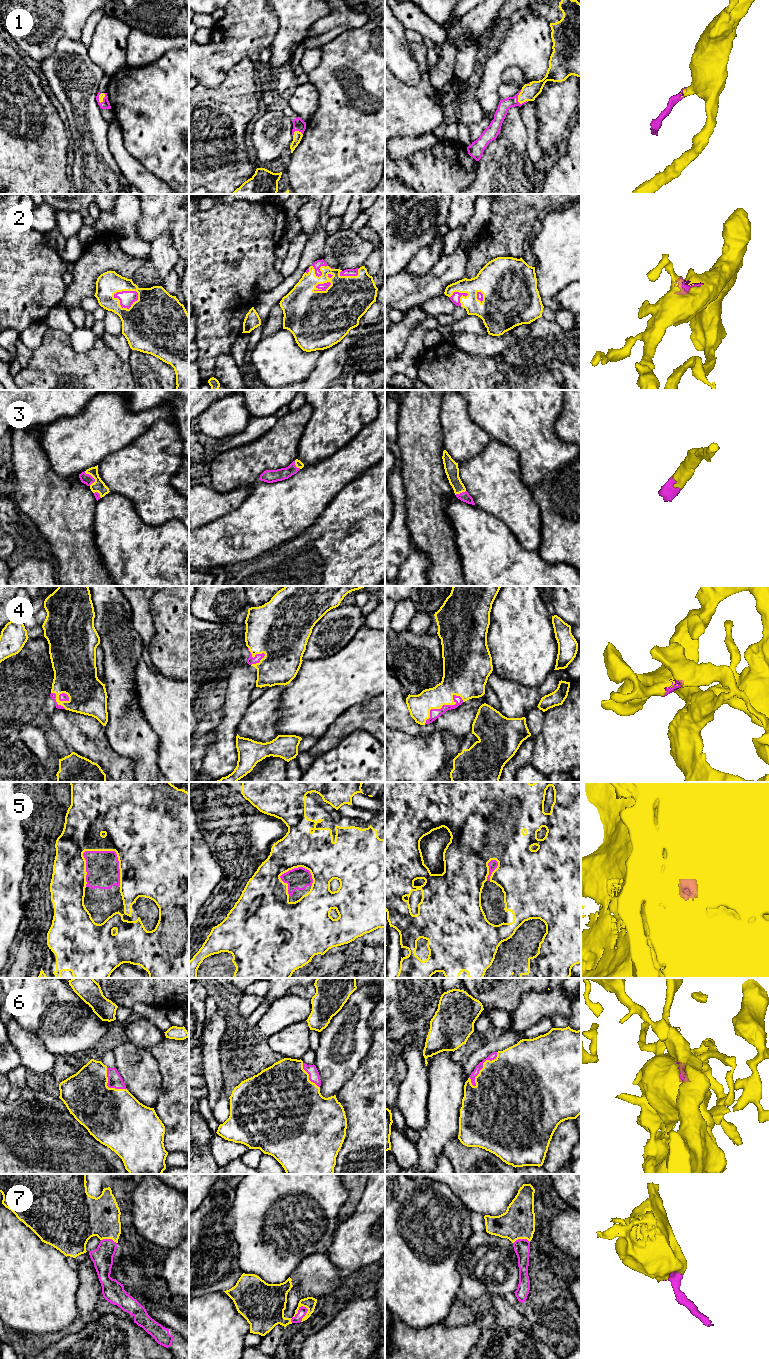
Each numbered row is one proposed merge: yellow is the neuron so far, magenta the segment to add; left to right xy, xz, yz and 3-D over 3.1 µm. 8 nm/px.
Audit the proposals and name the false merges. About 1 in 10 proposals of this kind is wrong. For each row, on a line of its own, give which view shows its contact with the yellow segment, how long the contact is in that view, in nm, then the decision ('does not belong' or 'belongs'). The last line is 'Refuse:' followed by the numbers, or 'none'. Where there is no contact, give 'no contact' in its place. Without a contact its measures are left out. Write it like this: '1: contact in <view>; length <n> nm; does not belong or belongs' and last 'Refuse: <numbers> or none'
1: contact in yz; length 130 nm; belongs
2: contact in xy; length 220 nm; belongs
3: contact in xy; length 130 nm; belongs
4: contact in yz; length 380 nm; belongs
5: contact in xy; length 400 nm; belongs
6: contact in yz; length 340 nm; belongs
7: contact in xz; length 180 nm; belongs
Refuse: none

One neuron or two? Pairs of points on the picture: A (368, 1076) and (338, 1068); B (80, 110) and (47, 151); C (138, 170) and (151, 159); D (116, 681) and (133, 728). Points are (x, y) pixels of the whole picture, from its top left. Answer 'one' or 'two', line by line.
A: two
B: two
C: two
D: one

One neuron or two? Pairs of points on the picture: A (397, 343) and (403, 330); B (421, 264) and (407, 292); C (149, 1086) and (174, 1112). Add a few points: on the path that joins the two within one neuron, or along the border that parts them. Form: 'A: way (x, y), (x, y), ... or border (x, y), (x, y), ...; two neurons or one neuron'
A: way (397, 340), (397, 336), (400, 333); one neuron
B: border (435, 263), (420, 276), (405, 271); two neurons
C: border (161, 1073), (161, 1093), (153, 1107); two neurons

